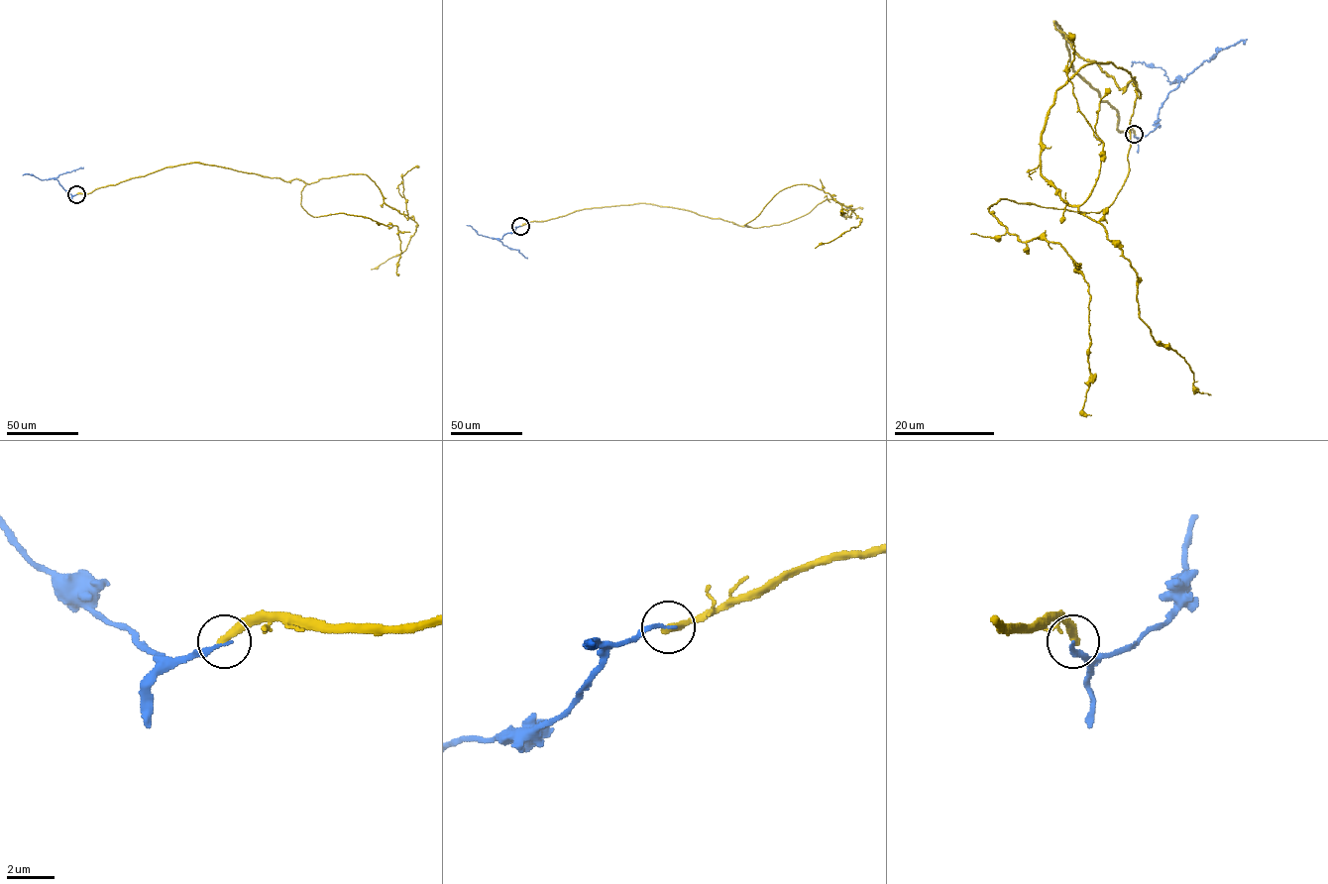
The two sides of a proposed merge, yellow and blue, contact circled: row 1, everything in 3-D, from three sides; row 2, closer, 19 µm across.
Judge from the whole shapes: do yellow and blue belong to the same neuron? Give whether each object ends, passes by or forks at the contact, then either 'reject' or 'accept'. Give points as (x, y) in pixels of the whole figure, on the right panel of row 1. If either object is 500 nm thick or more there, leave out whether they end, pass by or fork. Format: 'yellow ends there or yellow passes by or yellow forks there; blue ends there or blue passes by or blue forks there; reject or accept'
yellow ends there; blue ends there; reject

